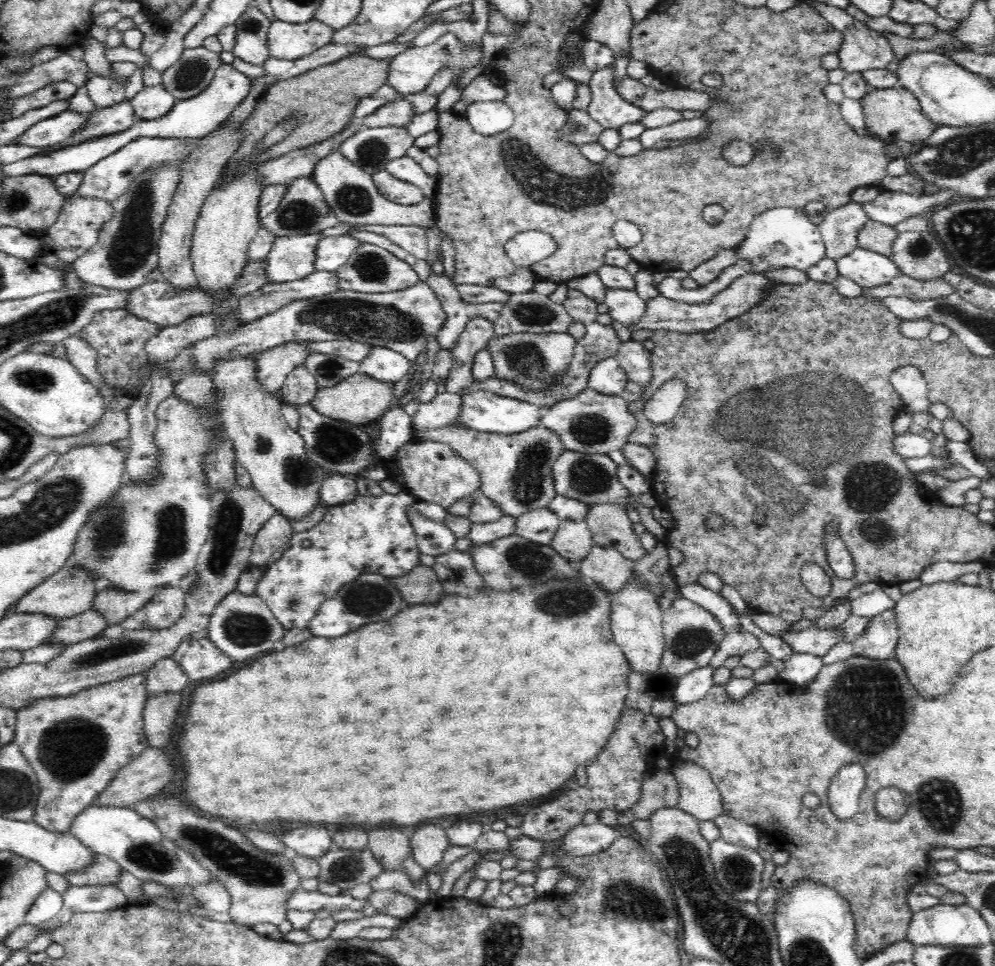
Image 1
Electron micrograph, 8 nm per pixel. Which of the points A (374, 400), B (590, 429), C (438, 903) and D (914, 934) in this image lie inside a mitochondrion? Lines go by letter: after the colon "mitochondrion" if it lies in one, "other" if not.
A: other
B: mitochondrion
C: other
D: other

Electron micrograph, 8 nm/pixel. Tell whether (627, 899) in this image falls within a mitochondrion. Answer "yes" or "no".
yes

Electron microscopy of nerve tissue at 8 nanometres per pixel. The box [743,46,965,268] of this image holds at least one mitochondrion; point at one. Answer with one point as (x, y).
(920, 248)

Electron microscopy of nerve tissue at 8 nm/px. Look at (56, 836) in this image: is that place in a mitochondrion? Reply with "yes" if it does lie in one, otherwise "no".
no

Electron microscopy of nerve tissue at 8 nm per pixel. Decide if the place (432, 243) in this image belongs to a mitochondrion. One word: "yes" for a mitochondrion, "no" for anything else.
no

